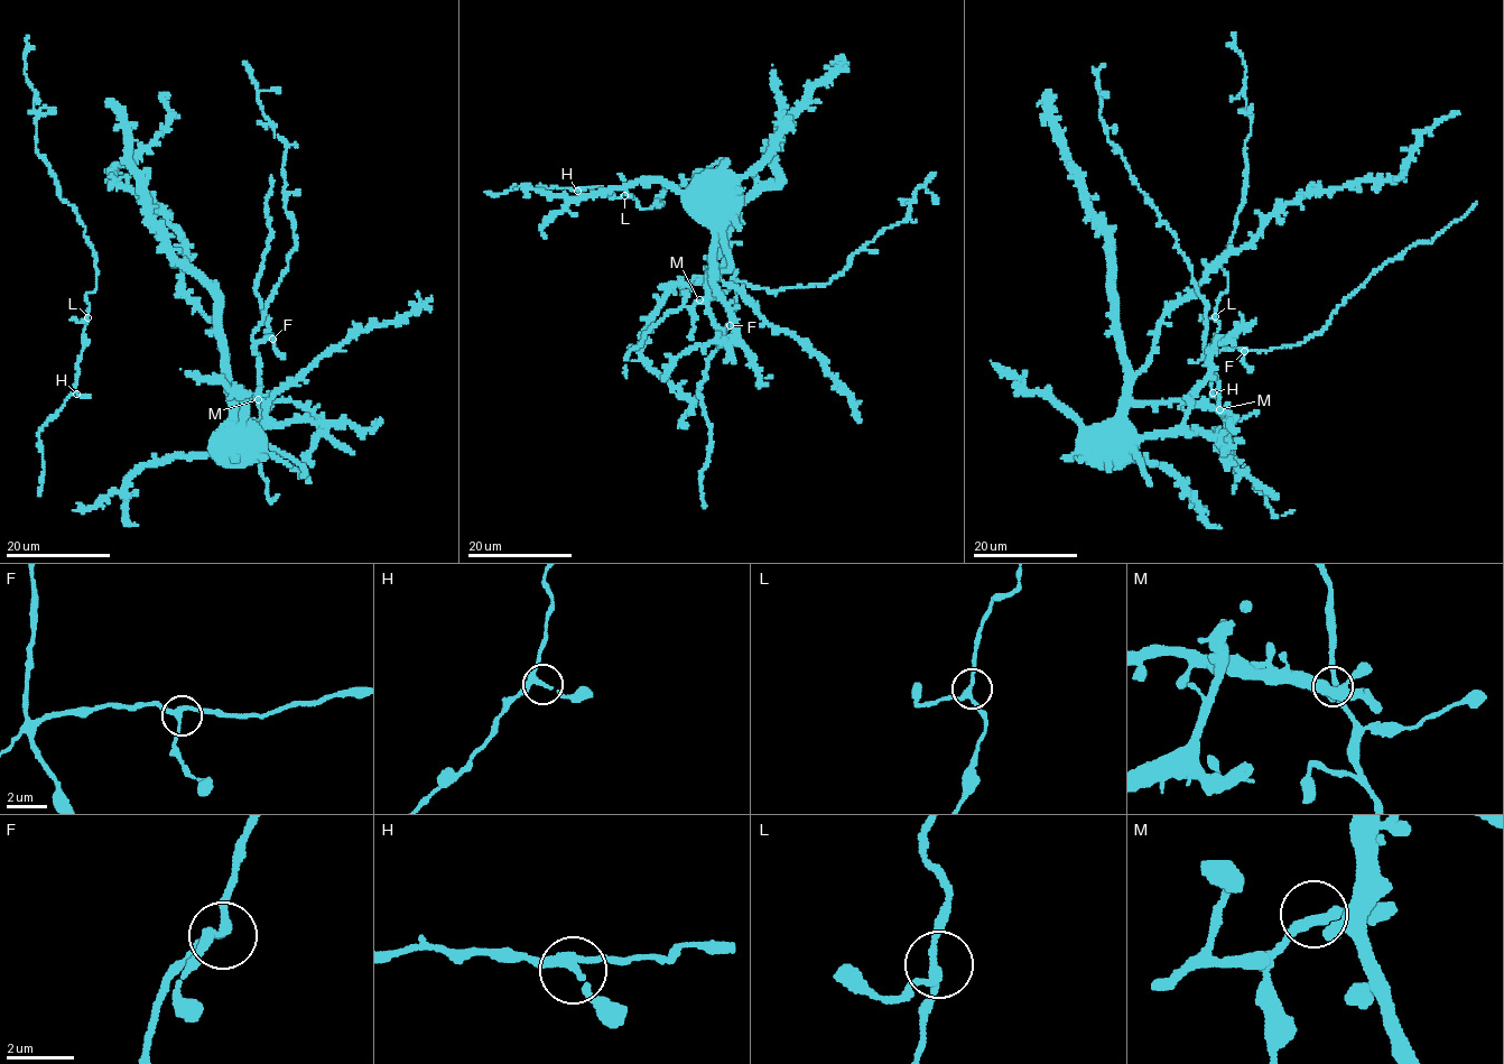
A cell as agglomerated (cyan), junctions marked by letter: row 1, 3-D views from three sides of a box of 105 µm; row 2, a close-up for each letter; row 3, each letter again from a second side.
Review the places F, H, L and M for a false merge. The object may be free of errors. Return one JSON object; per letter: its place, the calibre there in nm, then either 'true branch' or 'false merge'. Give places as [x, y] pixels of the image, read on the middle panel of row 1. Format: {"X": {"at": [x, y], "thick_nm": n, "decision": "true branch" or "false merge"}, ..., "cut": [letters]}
{"F": {"at": [730, 325], "thick_nm": 200, "decision": "true branch"}, "H": {"at": [577, 191], "thick_nm": 200, "decision": "true branch"}, "L": {"at": [624, 195], "thick_nm": 200, "decision": "true branch"}, "M": {"at": [699, 299], "thick_nm": 200, "decision": "true branch"}, "cut": []}

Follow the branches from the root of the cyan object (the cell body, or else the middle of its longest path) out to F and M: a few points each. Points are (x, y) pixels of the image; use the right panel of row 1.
F: (1089, 438), (1130, 403), (1179, 400), (1219, 409), (1218, 380), (1206, 355), (1226, 348), (1244, 351)
M: (1089, 438), (1094, 440), (1095, 433), (1130, 403), (1179, 400), (1219, 409)

